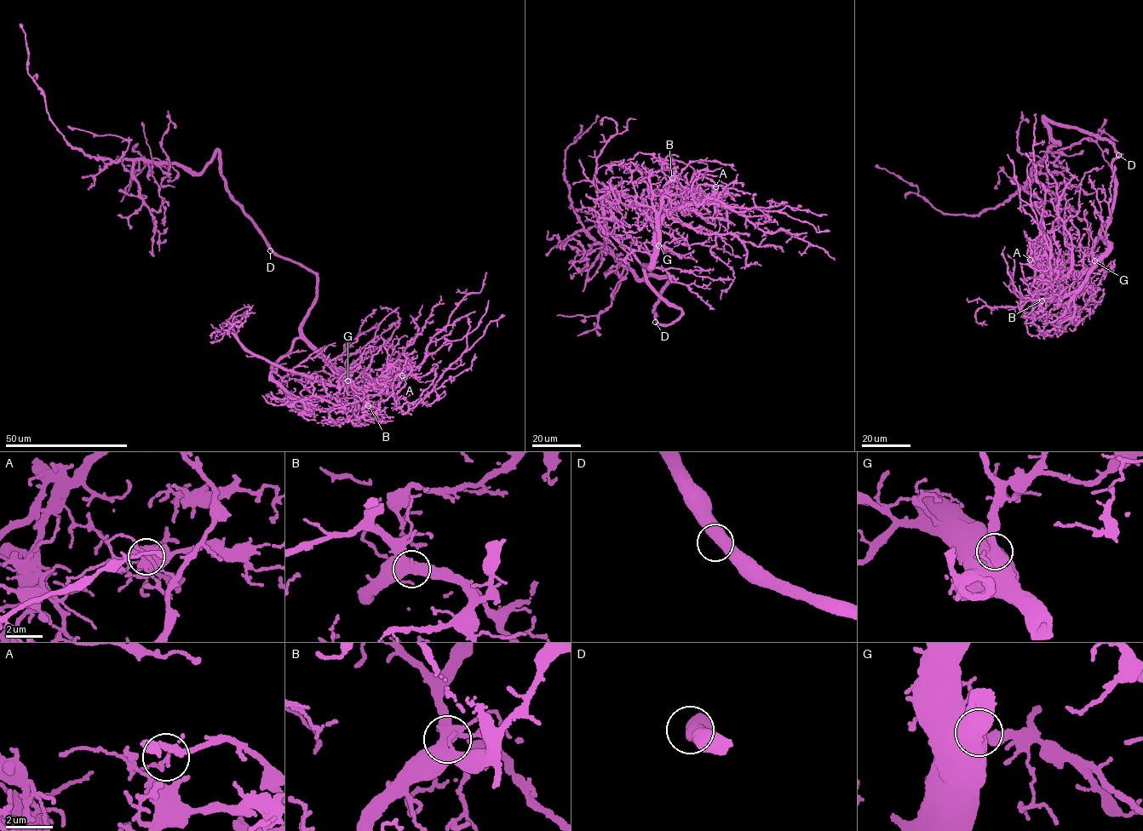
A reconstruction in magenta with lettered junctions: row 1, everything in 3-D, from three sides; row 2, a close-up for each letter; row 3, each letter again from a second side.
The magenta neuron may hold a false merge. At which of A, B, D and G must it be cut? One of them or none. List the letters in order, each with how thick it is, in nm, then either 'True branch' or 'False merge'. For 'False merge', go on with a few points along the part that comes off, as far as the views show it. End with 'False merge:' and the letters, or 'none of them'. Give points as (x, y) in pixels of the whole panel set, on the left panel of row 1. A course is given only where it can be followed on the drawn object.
A: Thickness 110 nm. False merge. Course of the part to remove: (401, 375), (397, 374), (402, 376), (404, 369), (392, 366), (382, 391), (367, 395), (370, 402)
B: Thickness 340 nm. True branch
D: Thickness 550 nm. True branch
G: Thickness 550 nm. True branch
False merge: A

